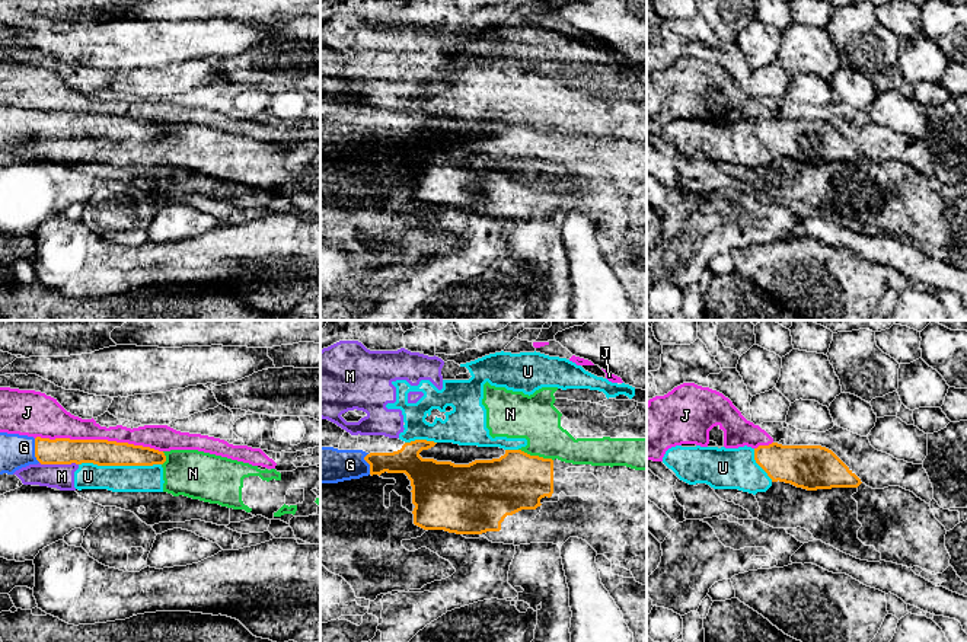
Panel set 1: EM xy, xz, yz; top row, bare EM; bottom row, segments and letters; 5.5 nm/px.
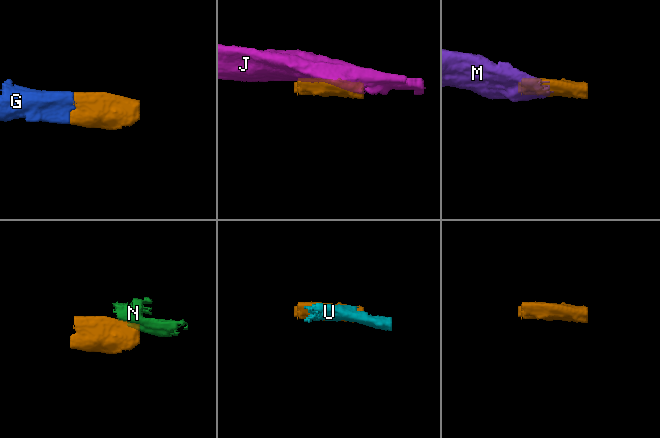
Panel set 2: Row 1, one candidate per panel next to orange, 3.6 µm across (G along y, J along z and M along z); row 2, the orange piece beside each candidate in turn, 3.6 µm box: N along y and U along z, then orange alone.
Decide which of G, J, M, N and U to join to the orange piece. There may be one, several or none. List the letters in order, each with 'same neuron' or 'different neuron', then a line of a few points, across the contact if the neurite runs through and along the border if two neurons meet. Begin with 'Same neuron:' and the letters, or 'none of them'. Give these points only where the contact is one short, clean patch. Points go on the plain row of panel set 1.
Same neuron: G
G: same neuron
J: different neuron
M: different neuron; line xy (40, 136), (77, 139)
N: different neuron; line xz (519, 123), (552, 134)
U: different neuron

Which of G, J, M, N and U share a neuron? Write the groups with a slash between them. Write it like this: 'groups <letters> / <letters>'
groups G / J / M N U

